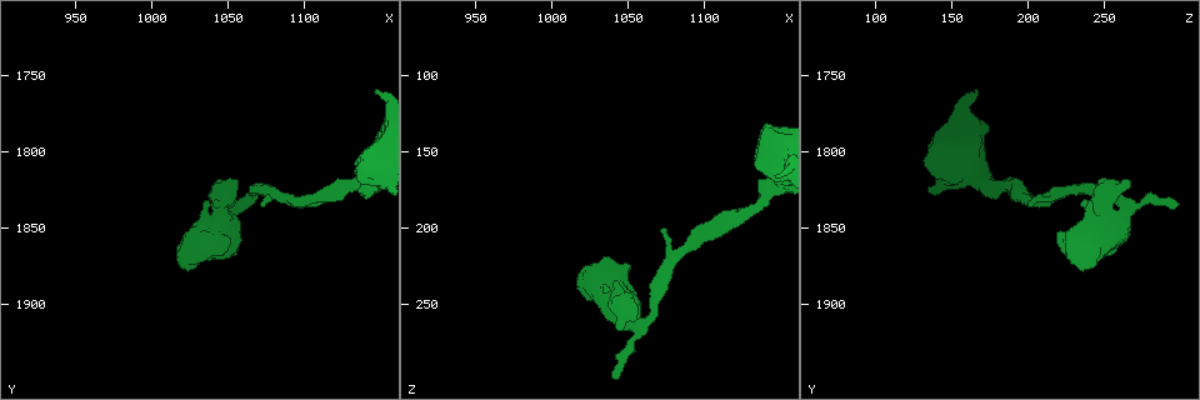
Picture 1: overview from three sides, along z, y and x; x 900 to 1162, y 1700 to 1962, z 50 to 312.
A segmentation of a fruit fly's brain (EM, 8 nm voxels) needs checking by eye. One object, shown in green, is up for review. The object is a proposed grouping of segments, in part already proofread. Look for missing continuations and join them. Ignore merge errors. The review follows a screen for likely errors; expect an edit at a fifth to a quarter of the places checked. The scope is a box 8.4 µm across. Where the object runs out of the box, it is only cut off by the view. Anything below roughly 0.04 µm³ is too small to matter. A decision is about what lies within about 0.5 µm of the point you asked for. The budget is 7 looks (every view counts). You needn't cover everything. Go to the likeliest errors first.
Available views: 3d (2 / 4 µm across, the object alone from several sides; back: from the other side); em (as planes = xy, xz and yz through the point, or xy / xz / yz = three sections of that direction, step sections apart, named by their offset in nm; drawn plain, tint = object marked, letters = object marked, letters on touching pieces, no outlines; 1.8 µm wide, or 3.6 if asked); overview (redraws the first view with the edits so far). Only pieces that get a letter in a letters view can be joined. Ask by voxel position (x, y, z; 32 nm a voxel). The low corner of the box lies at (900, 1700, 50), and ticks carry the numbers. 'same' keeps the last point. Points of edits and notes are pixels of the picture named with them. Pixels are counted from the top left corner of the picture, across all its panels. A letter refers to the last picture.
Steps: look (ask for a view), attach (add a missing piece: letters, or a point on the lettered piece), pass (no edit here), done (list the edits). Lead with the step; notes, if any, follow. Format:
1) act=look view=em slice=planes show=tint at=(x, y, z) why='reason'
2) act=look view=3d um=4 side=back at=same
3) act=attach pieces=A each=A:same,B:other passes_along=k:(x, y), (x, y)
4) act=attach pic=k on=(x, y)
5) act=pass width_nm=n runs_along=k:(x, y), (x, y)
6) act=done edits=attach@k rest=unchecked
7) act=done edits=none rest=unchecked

act=look view=3d um=2 at=(1038, 1832, 298) why='branch stops here'

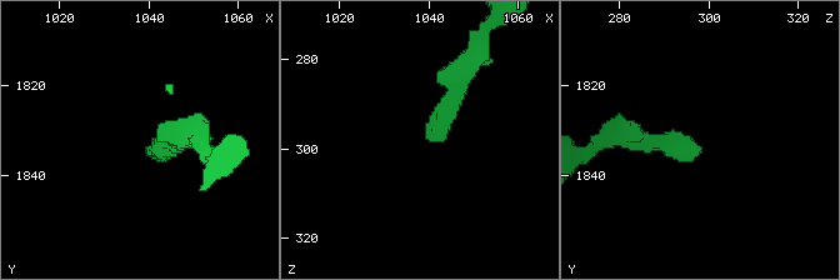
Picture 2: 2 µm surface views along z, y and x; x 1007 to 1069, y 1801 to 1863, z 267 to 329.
act=look view=em slice=planes show=letters at=(1038, 1834, 297)

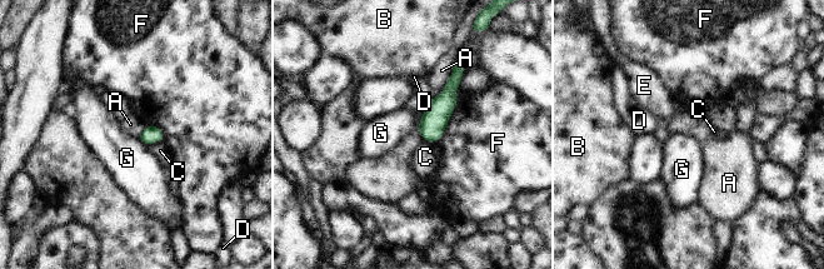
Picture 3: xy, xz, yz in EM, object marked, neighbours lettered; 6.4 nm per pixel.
act=pass width_nm=110 each=A:other,B:other,C:other,D:other,E:other,F:other,G:other runs_along=3:(455, 73), (428, 138) found='no lettered piece goes on from it'

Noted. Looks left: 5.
act=look view=3d um=2 at=(1148, 1758, 168) why='branch stops here'

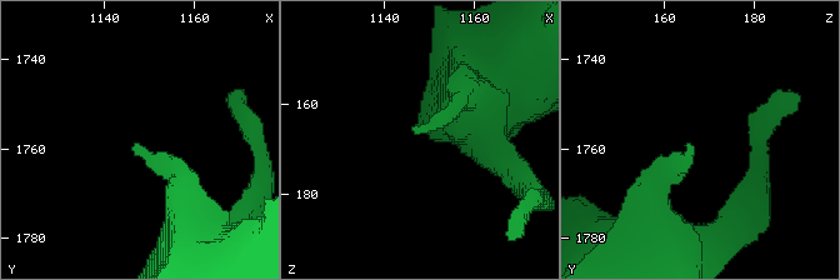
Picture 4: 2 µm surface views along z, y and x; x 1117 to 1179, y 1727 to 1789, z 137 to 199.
act=look view=em slice=yz step=16 show=tint at=(1147, 1760, 166) why='shape alone is not enough'

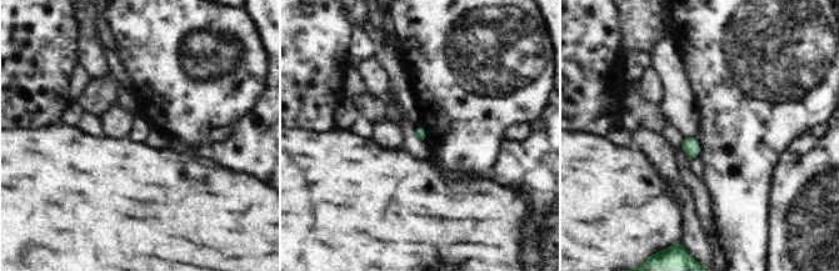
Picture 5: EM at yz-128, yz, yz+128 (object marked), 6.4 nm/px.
act=look view=em slice=xy step=4 show=letters at=same

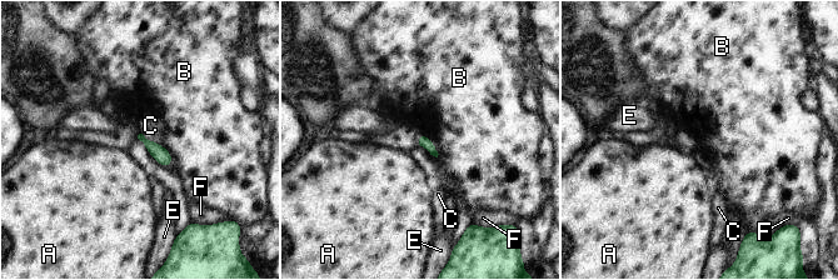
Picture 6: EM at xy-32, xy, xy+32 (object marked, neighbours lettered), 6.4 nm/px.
act=pass each=A:other,B:other,C:other,E:other,F:other border=6:(420, 134), (434, 145), (437, 158) found='none of them fits'

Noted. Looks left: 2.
act=look view=em um=3.6 slice=planes show=letters at=(1018, 1876, 240) why='free end'

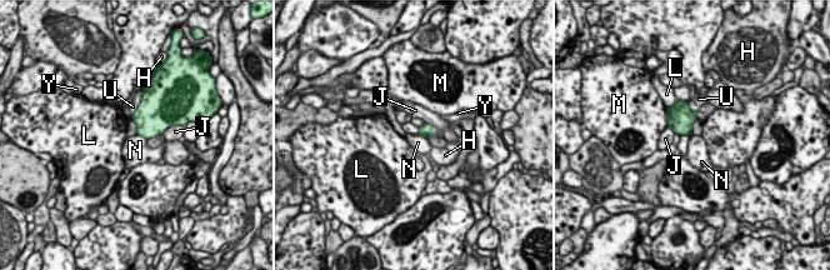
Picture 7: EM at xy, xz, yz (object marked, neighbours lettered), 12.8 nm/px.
act=attach pieces=N longest_contact=U:260nm each=H:other,J:other,L:other,M:other,N:same,U:other,Y:other found='the neuron continues'

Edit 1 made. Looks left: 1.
act=done edits=attach@7 rest=unchecked

